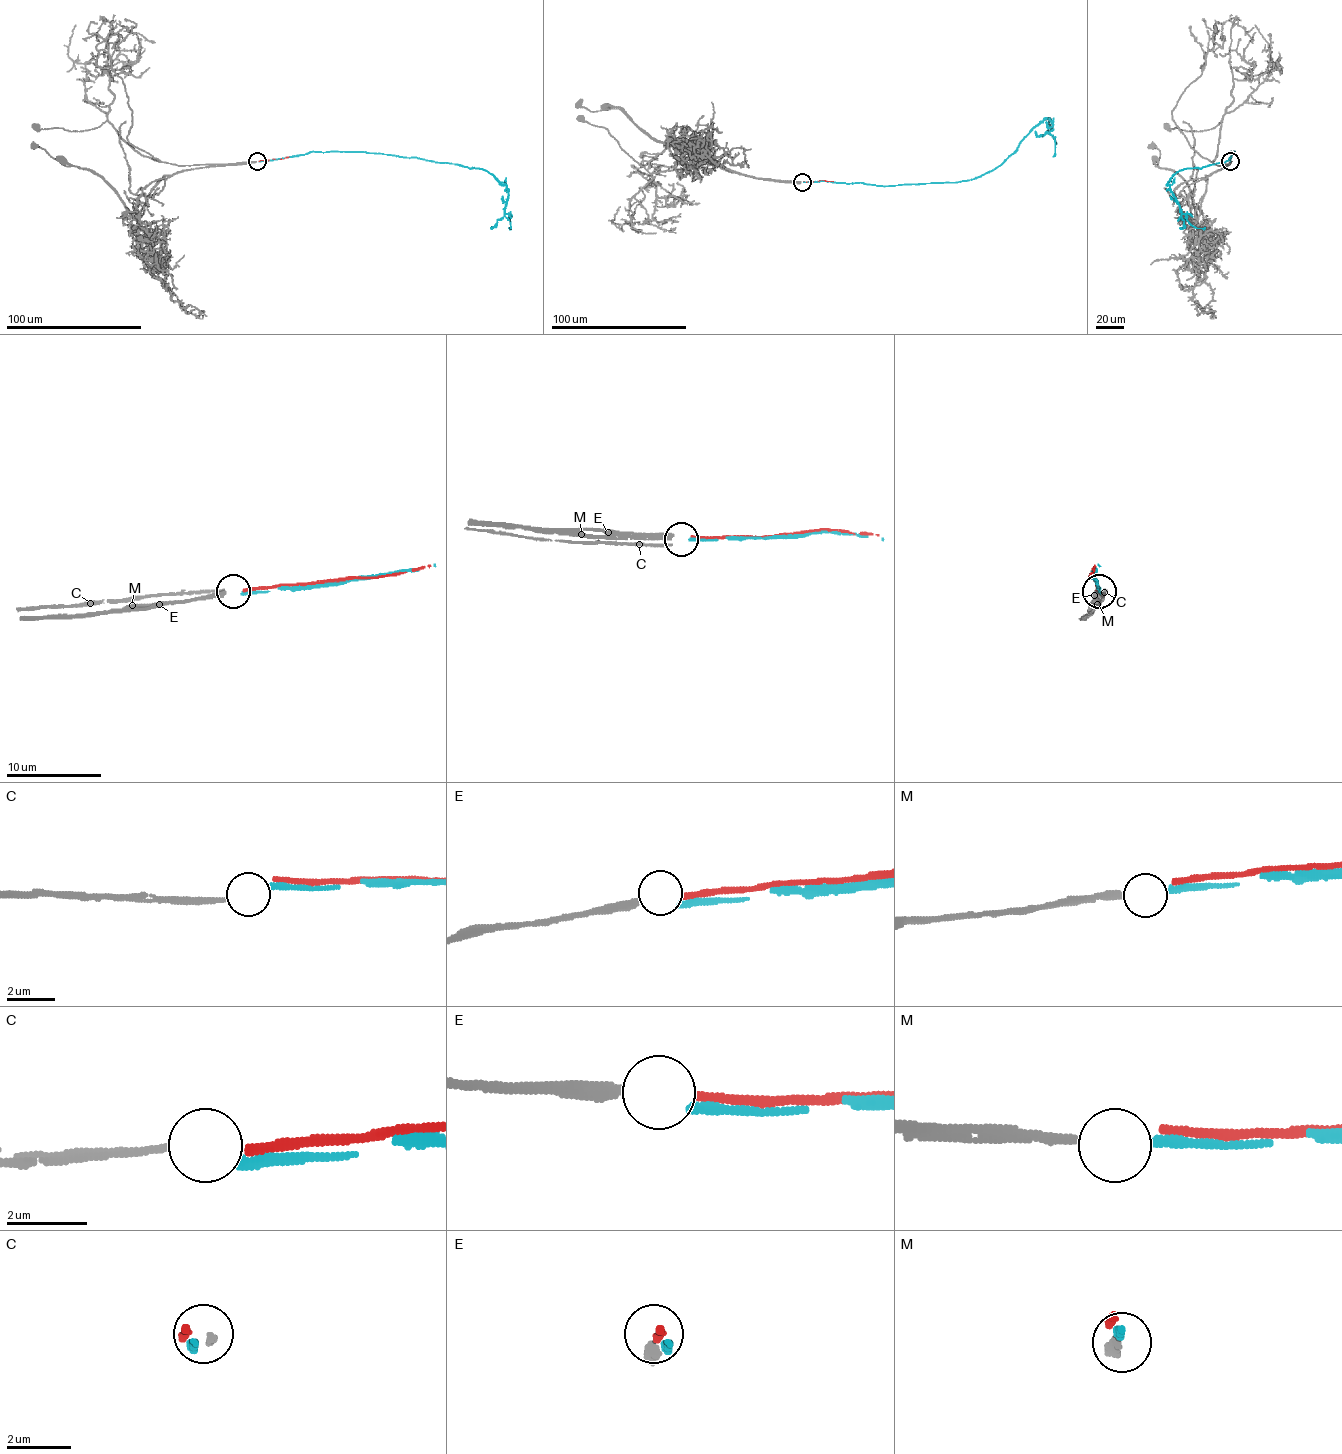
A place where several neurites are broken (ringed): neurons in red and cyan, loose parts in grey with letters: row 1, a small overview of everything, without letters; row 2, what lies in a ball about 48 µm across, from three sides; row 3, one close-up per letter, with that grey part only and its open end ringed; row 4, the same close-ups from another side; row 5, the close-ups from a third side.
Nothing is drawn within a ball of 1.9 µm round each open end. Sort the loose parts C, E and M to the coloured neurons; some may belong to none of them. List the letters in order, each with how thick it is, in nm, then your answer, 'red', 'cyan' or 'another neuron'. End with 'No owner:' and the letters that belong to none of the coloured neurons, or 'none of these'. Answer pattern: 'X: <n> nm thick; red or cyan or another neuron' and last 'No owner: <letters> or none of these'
C: 180 nm thick; another neuron
E: 360 nm thick; red
M: 260 nm thick; cyan
No owner: C

